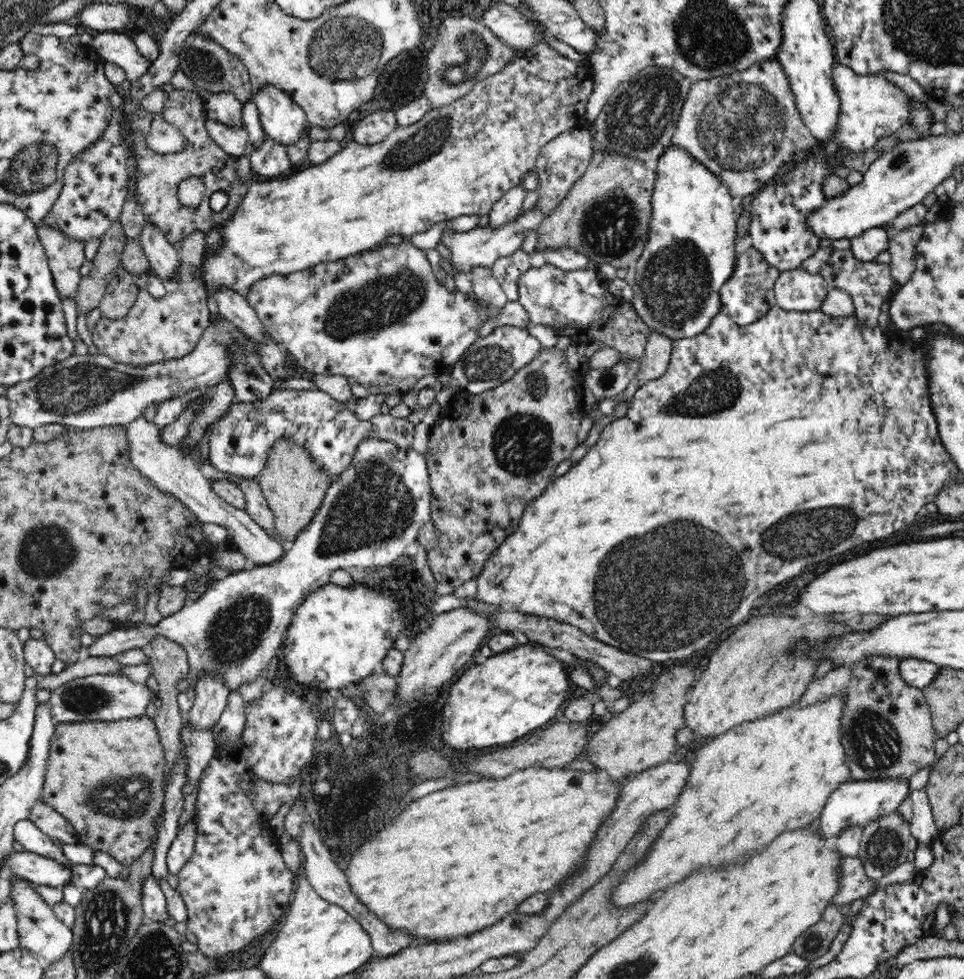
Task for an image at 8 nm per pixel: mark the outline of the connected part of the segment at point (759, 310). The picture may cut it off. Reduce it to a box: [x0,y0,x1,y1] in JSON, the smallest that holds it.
[720,246,781,326]

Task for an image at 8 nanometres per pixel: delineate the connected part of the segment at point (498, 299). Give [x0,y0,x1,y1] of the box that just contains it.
[466,266,508,308]

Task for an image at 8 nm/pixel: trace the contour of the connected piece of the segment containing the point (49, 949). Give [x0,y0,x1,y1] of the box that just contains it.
[10,879,73,963]

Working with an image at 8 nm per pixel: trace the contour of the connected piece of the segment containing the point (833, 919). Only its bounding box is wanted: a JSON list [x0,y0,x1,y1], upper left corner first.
[792,905,844,961]

